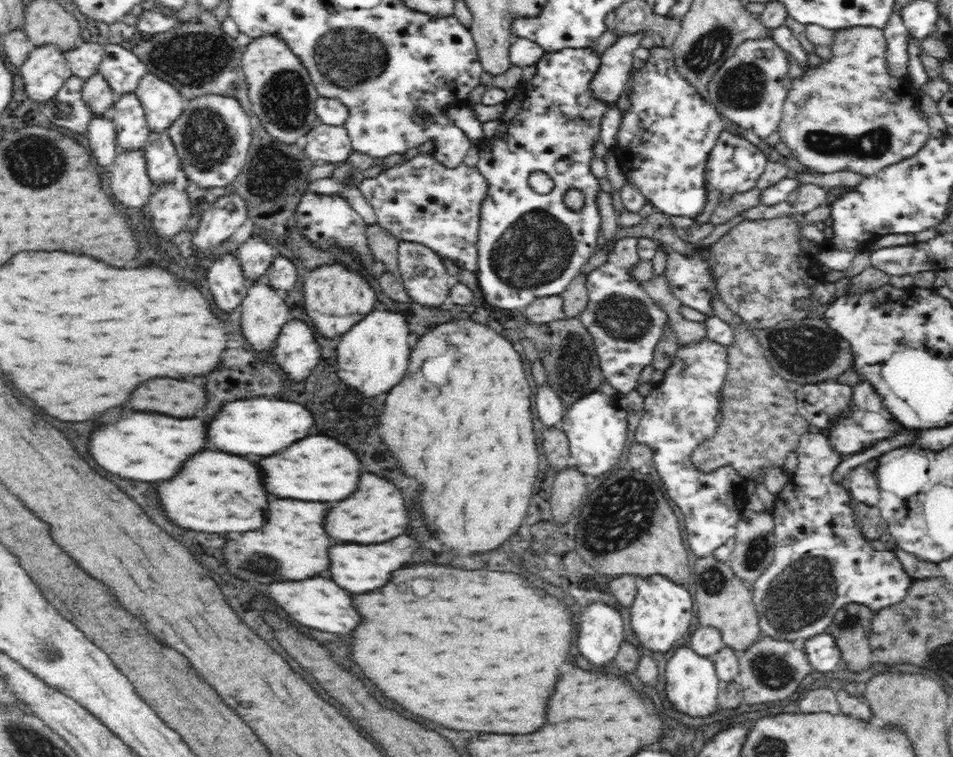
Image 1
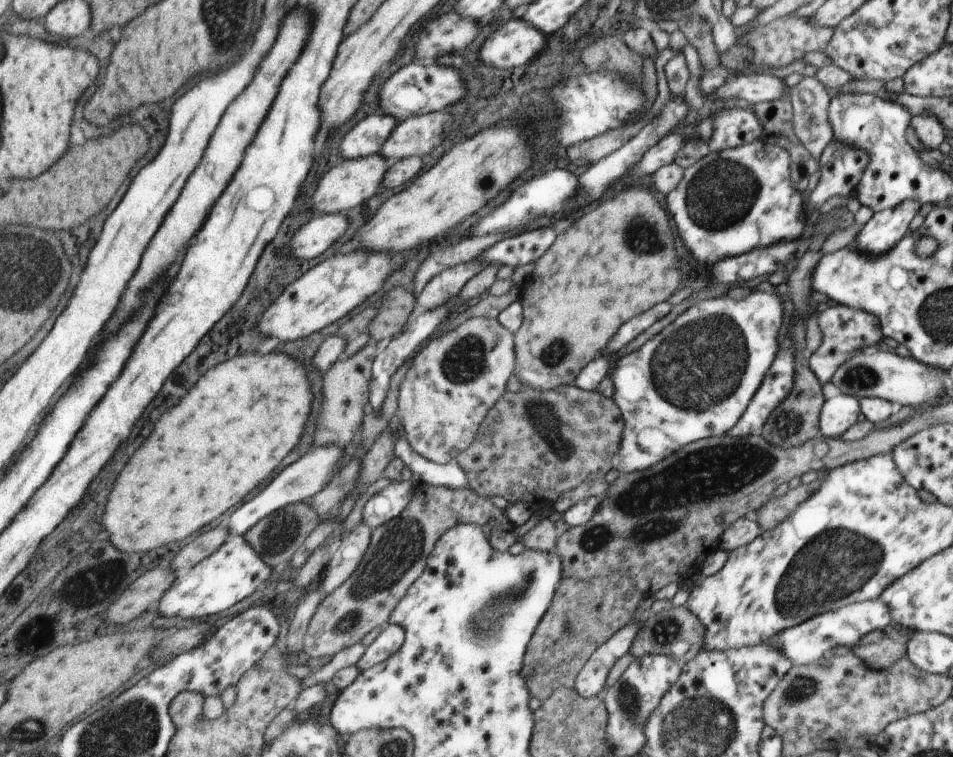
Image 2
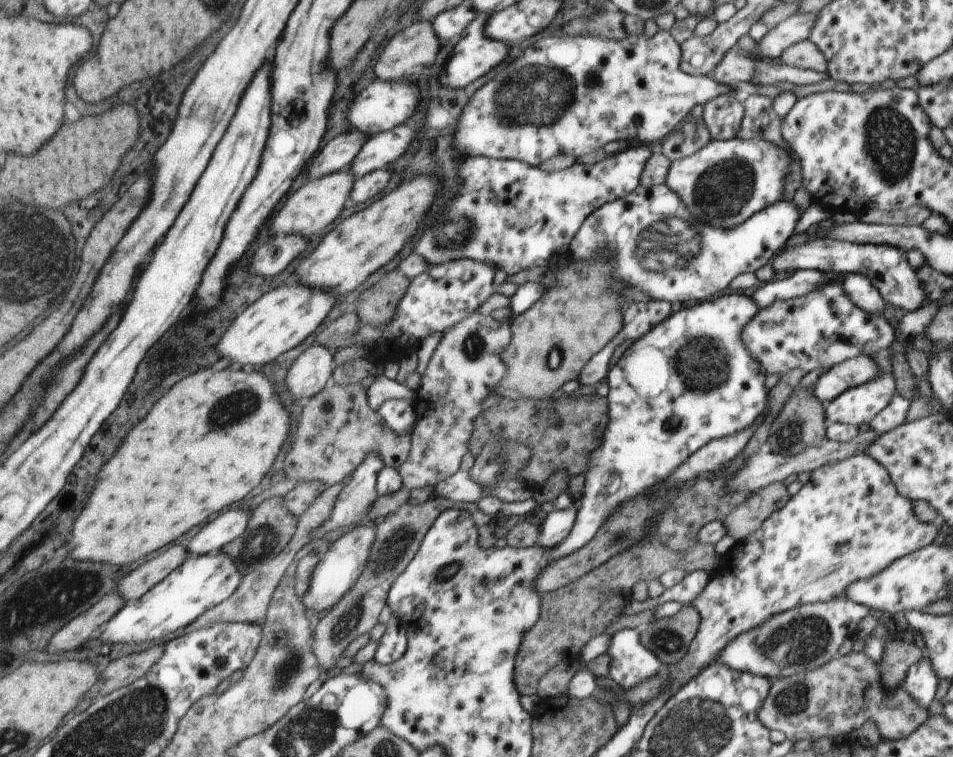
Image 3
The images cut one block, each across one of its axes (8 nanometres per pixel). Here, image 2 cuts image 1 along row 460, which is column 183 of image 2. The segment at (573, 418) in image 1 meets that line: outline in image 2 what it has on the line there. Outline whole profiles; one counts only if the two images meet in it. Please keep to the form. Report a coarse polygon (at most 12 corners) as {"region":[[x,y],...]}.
{"region":[[245,535],[180,575],[157,609],[226,612],[276,569]]}

